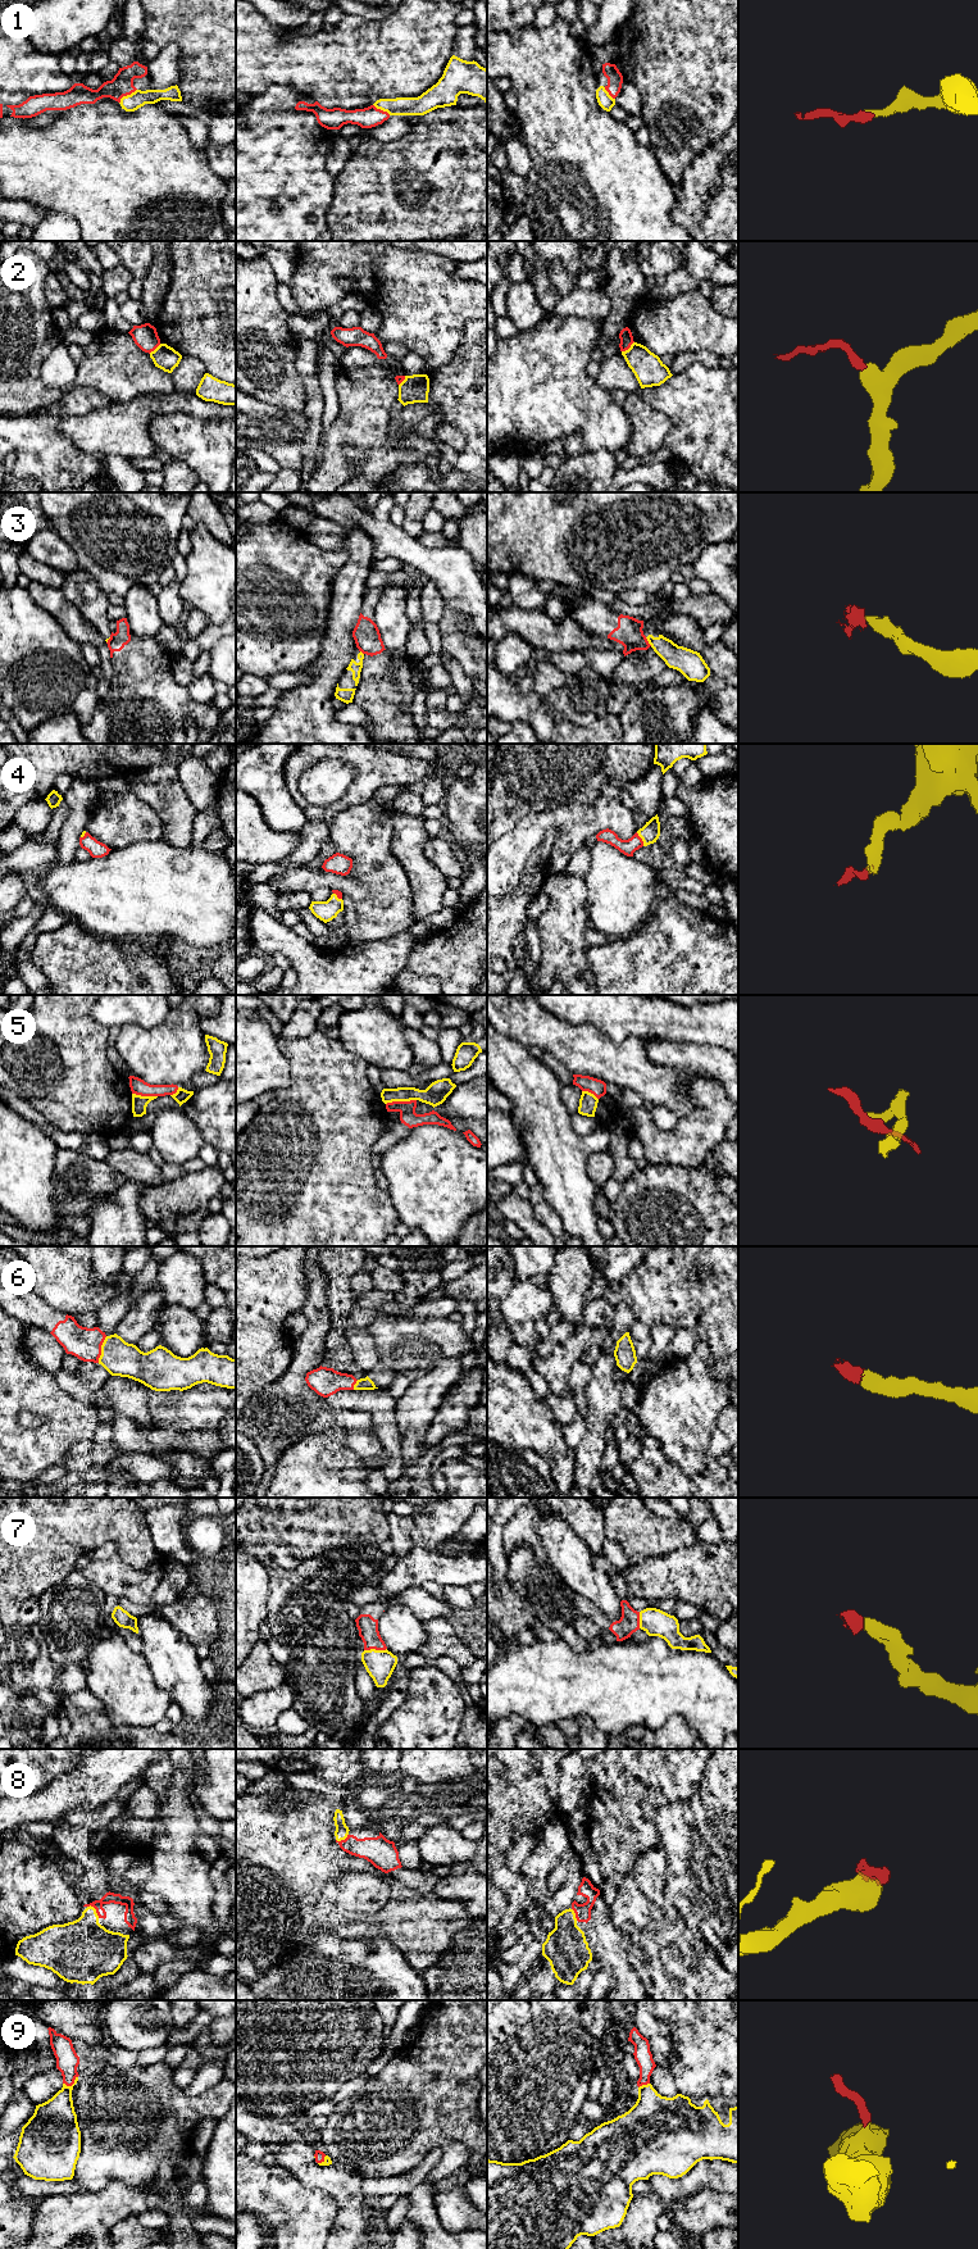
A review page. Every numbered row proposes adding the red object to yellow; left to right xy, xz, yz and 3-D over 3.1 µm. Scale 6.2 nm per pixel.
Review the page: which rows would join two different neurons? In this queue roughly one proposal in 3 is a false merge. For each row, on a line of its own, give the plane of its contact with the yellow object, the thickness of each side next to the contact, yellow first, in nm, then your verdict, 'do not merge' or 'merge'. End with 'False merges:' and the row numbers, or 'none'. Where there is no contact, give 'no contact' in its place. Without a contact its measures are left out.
1: xy | 110/140 nm | merge
2: yz | 190/80 nm | do not merge
3: yz | 150/170 nm | do not merge
4: yz | 120/100 nm | merge
5: xz | 140/110 nm | do not merge
6: xy | 220/200 nm | merge
7: xz | 180/130 nm | merge
8: xy | 360/70 nm | merge
9: xy | 280/140 nm | merge
False merges: 2, 3, 5

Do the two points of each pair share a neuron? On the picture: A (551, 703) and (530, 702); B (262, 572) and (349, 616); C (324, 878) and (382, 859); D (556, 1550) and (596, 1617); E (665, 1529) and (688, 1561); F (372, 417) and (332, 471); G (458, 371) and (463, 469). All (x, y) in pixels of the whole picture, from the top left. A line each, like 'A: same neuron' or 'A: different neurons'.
A: different neurons
B: different neurons
C: same neuron
D: different neurons
E: different neurons
F: same neuron
G: same neuron

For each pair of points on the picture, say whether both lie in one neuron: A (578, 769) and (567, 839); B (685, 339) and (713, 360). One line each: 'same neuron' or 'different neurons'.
A: different neurons
B: different neurons

